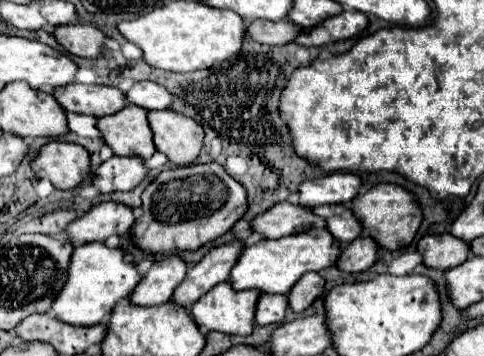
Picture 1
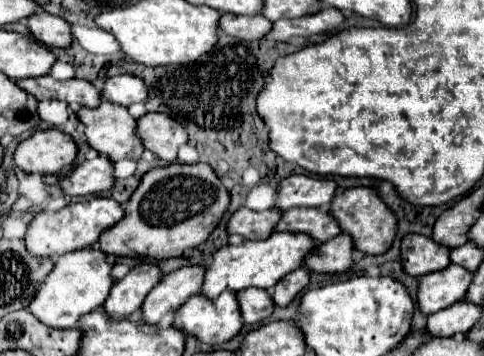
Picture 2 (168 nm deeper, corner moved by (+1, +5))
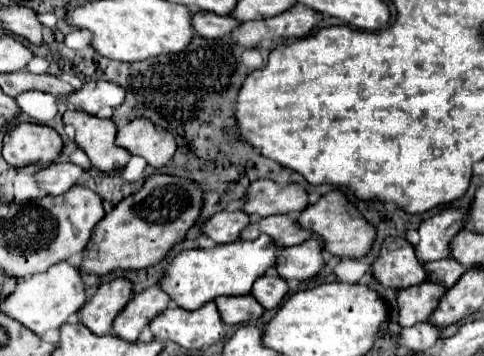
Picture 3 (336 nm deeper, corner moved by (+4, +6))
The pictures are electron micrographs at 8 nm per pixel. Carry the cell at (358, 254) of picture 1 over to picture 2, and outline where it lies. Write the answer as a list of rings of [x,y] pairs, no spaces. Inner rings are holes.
[[[347,233],[321,243],[305,261],[307,269],[319,273],[343,273],[353,267],[353,239]]]

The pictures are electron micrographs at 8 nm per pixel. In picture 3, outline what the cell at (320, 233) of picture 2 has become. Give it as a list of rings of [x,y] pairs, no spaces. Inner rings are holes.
[[[268,216],[268,218],[252,218],[252,222],[242,230],[240,240],[256,240],[258,234],[268,234],[278,248],[296,246],[304,240],[312,238],[308,230],[302,230],[290,216]]]

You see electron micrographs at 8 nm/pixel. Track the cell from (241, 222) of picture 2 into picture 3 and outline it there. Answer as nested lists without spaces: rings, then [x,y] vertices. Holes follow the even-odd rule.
[[[218,212],[210,220],[206,220],[200,228],[200,232],[208,238],[212,238],[216,244],[228,244],[236,242],[240,236],[240,230],[250,222],[248,214],[244,212]]]

